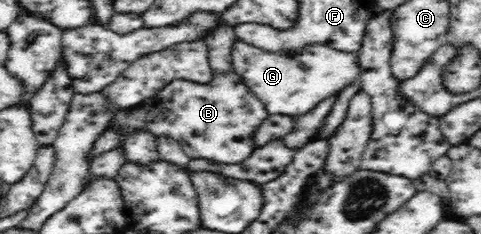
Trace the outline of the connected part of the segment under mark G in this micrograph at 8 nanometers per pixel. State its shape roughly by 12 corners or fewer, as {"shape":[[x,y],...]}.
{"shape":[[263,50],[233,69],[269,113],[305,115],[360,82],[358,52]]}

